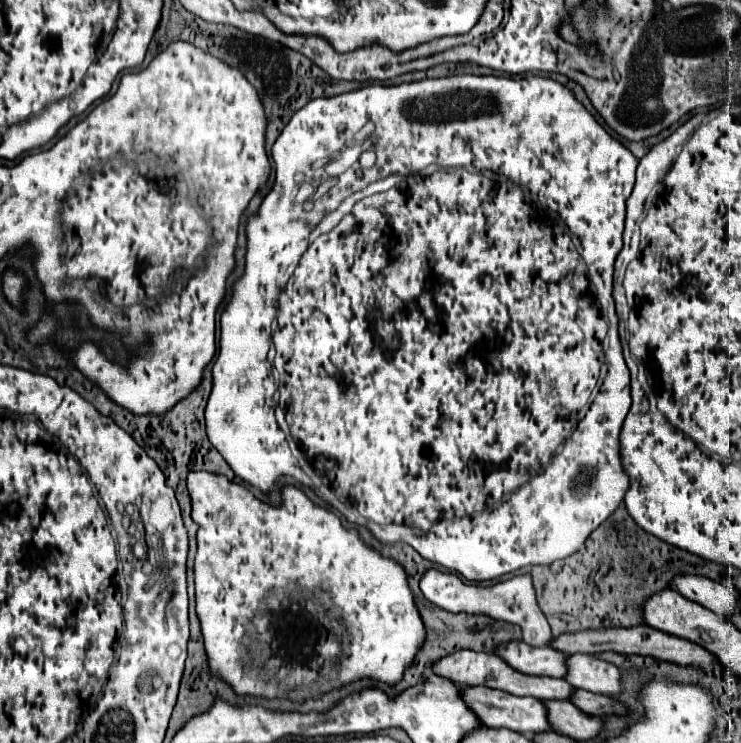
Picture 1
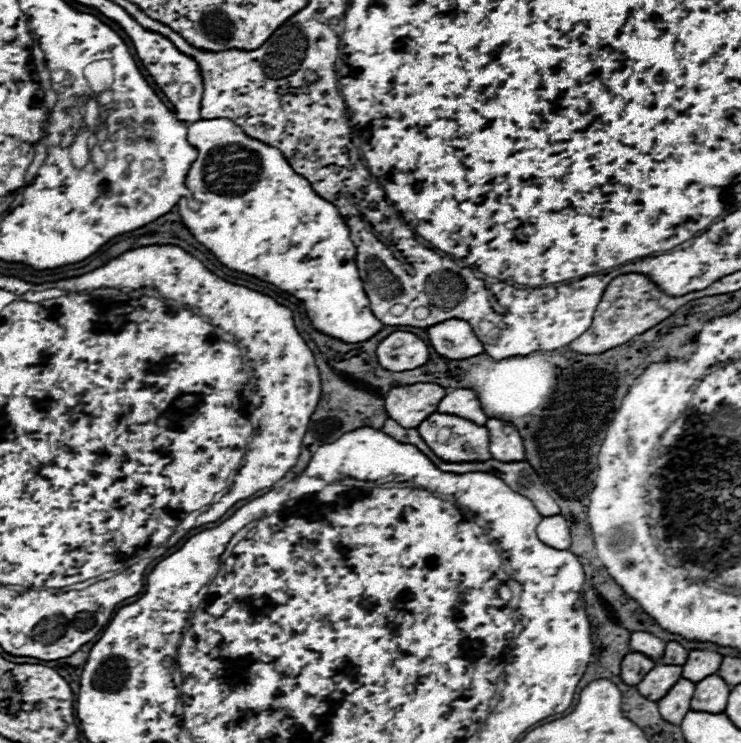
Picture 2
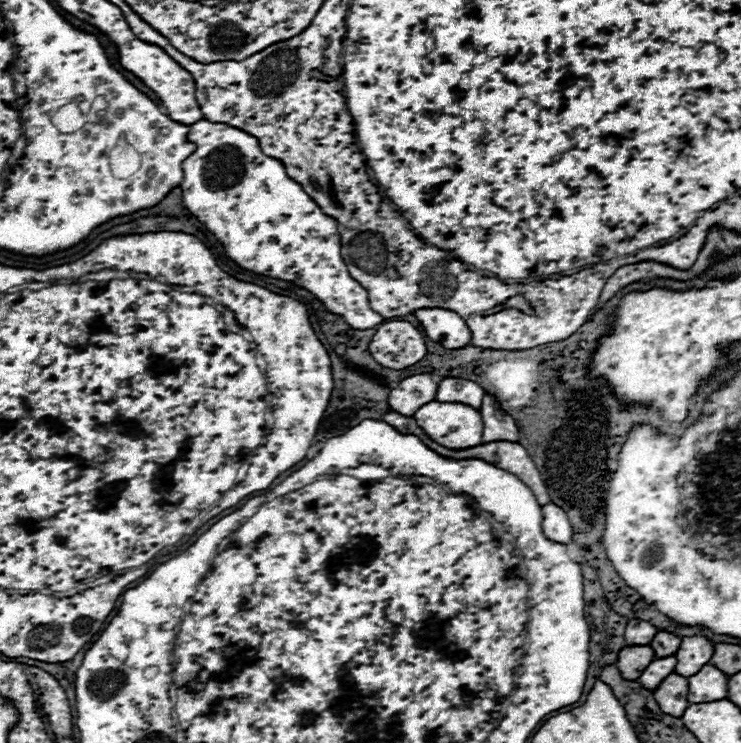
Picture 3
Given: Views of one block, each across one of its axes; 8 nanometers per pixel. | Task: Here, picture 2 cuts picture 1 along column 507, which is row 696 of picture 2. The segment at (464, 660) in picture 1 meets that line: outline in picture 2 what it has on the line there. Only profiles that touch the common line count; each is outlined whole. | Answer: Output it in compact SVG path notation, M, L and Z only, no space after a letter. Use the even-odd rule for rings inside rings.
M680 678L670 688L670 692L662 700L658 700L658 708L660 708L662 718L670 724L680 724L682 718L686 716L686 712L690 710L690 700L694 696L694 690L696 690L694 682Z

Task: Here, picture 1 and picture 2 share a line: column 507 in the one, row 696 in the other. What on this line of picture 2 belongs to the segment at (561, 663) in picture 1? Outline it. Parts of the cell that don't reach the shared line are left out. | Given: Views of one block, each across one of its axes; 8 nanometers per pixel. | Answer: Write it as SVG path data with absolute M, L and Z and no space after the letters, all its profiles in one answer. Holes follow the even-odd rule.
M656 664L646 678L636 686L646 700L660 700L682 678L682 666Z

